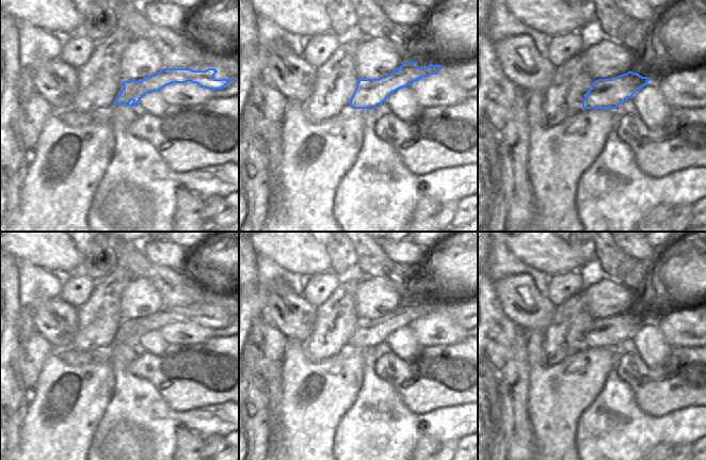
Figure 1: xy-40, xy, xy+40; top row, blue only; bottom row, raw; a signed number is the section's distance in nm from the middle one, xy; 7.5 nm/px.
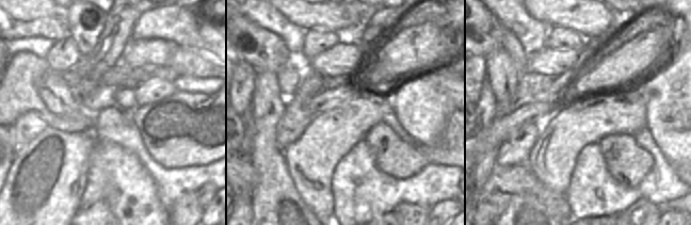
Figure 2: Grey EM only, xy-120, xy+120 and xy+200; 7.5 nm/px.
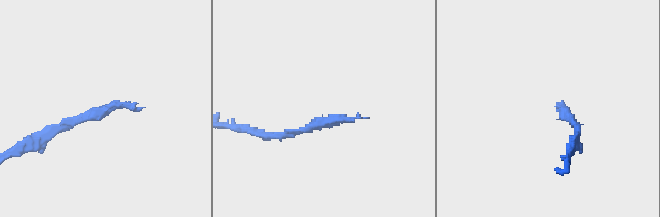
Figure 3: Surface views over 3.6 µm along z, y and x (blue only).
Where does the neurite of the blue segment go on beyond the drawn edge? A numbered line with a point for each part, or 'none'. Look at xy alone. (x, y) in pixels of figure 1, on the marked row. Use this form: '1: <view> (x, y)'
1: xy (465, 73)

